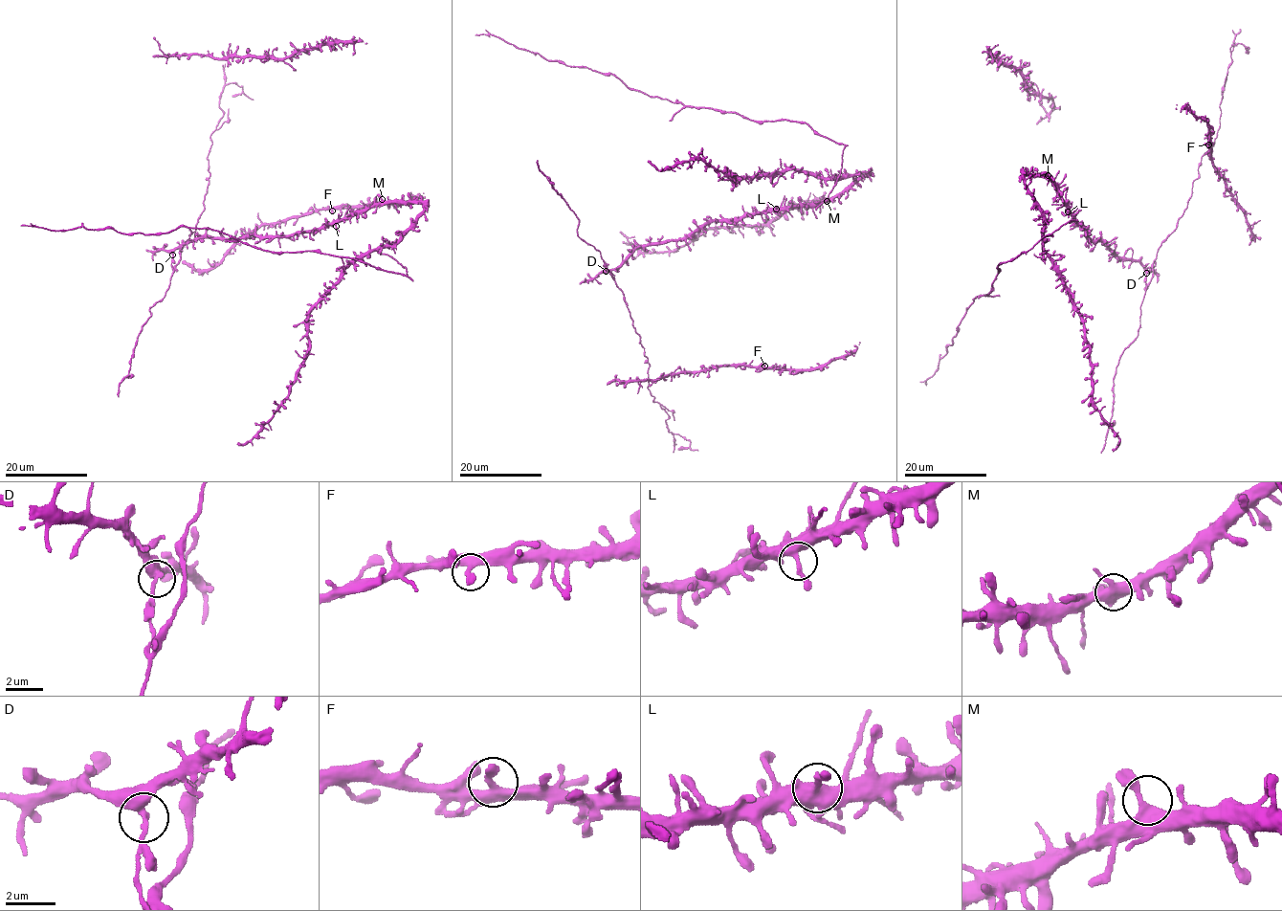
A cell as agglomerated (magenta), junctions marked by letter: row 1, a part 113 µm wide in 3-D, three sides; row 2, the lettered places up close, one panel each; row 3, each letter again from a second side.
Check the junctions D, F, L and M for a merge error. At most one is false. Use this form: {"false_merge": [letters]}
{"false_merge": ["D"]}

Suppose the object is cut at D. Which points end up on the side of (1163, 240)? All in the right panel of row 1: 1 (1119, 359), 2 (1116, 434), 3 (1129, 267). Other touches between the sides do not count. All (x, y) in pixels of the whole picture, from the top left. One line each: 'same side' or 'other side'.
1: same side
2: other side
3: other side

